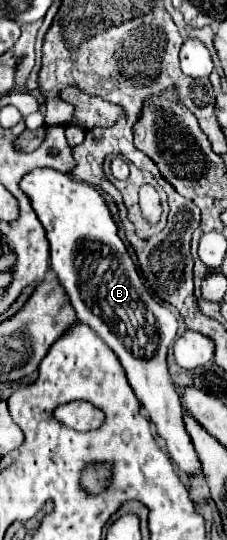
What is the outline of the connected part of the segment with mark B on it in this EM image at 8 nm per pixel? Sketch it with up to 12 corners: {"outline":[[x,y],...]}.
{"outline":[[52,168],[20,188],[82,324],[112,348],[180,470],[200,460],[166,364],[178,320],[104,196]]}

